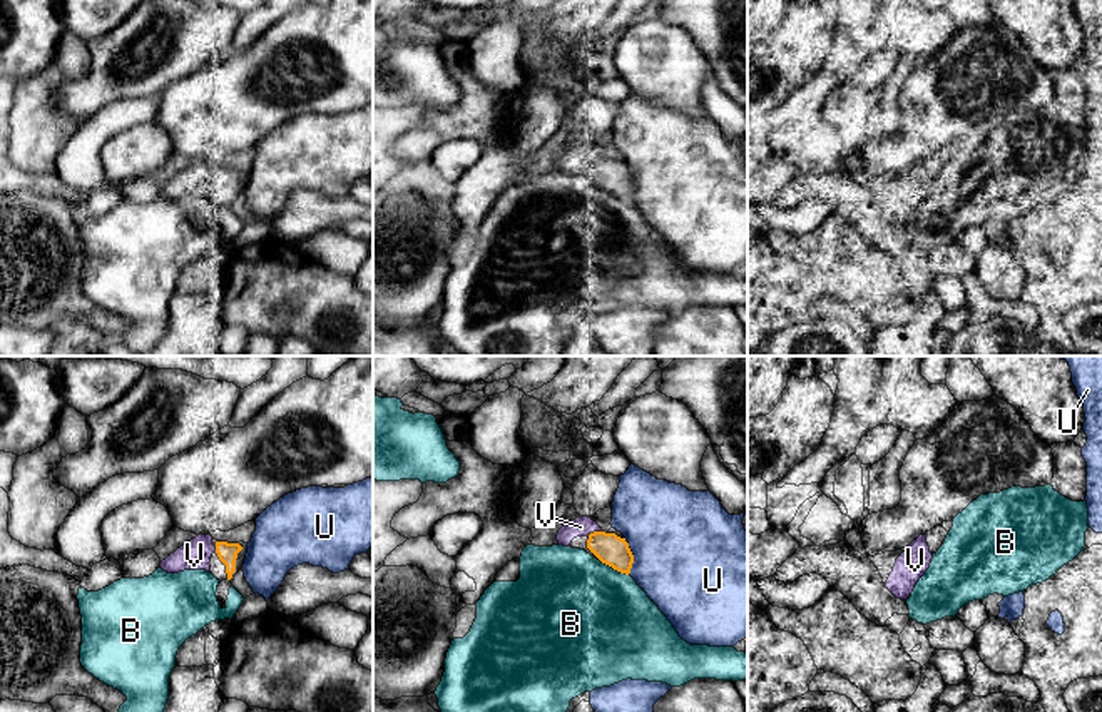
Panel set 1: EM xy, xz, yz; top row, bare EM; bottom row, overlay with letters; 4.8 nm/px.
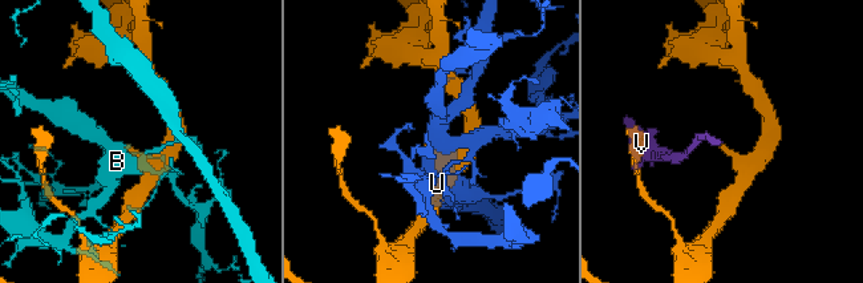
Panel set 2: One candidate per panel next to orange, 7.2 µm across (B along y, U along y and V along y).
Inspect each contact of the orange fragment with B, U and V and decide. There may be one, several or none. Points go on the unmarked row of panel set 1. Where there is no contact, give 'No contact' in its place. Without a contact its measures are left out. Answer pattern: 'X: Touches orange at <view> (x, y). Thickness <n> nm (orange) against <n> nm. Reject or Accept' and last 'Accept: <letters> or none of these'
B: Touches orange at xz (614, 194). Thickness 150 nm (orange) against 500 nm. Reject
U: Touches orange at xz (632, 181). Thickness 150 nm (orange) against 500 nm. Reject
V: Touches orange at xz (596, 157). Thickness 150 nm (orange) against 100 nm. Accept
Accept: V

